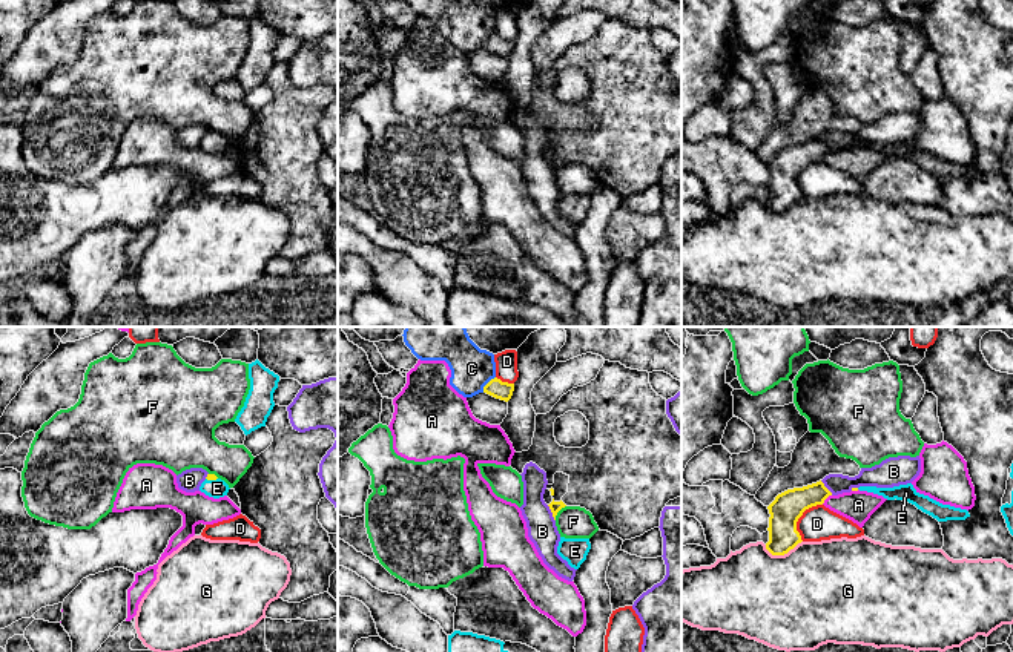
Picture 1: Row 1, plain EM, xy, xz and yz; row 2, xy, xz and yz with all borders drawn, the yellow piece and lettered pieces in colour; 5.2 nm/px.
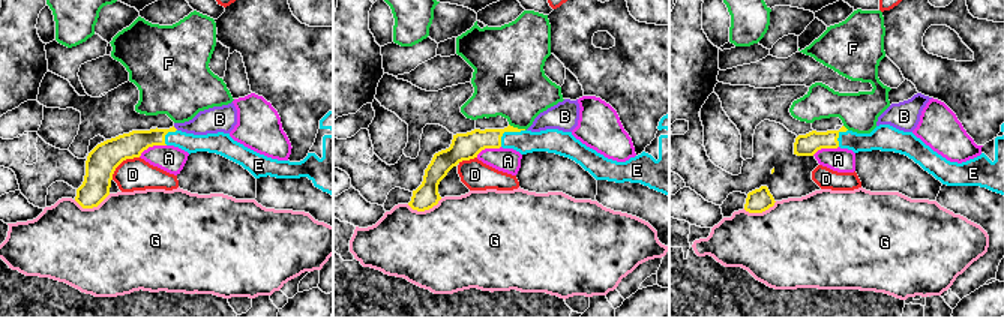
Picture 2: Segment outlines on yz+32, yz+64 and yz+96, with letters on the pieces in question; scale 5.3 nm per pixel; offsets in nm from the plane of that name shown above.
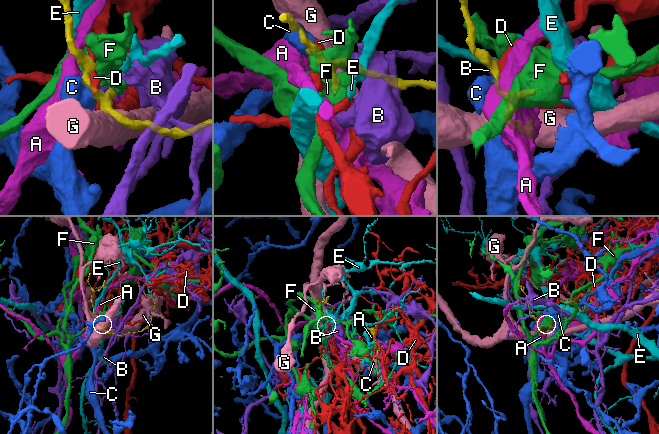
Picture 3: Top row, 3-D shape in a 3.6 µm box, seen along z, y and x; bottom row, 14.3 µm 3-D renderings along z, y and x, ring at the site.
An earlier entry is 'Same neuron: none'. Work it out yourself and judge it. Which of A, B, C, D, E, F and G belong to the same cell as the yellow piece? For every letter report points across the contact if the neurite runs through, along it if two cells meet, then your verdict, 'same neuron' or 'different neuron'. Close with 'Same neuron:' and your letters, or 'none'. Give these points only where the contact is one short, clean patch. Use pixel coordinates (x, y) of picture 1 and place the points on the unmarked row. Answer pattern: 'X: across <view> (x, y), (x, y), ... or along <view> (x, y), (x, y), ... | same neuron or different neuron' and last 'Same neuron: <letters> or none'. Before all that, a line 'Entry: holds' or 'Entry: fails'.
Entry: fails
A: different neuron
B: along xz (547, 161), (554, 177) | different neuron
C: along xz (494, 32), (482, 48) | different neuron
D: different neuron
E: across xy (209, 132), (212, 135), (217, 144) | same neuron
F: along xz (565, 161), (554, 175) | different neuron
G: along yz (801, 197), (783, 210), (771, 210), (765, 204) | different neuron
Same neuron: E

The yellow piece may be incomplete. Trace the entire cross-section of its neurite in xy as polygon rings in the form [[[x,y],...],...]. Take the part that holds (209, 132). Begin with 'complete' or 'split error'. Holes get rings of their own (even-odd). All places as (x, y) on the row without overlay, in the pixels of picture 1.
split error | [[[207,130],[206,137],[200,143],[201,149],[213,155],[227,152],[229,146],[229,141],[215,130]]]

